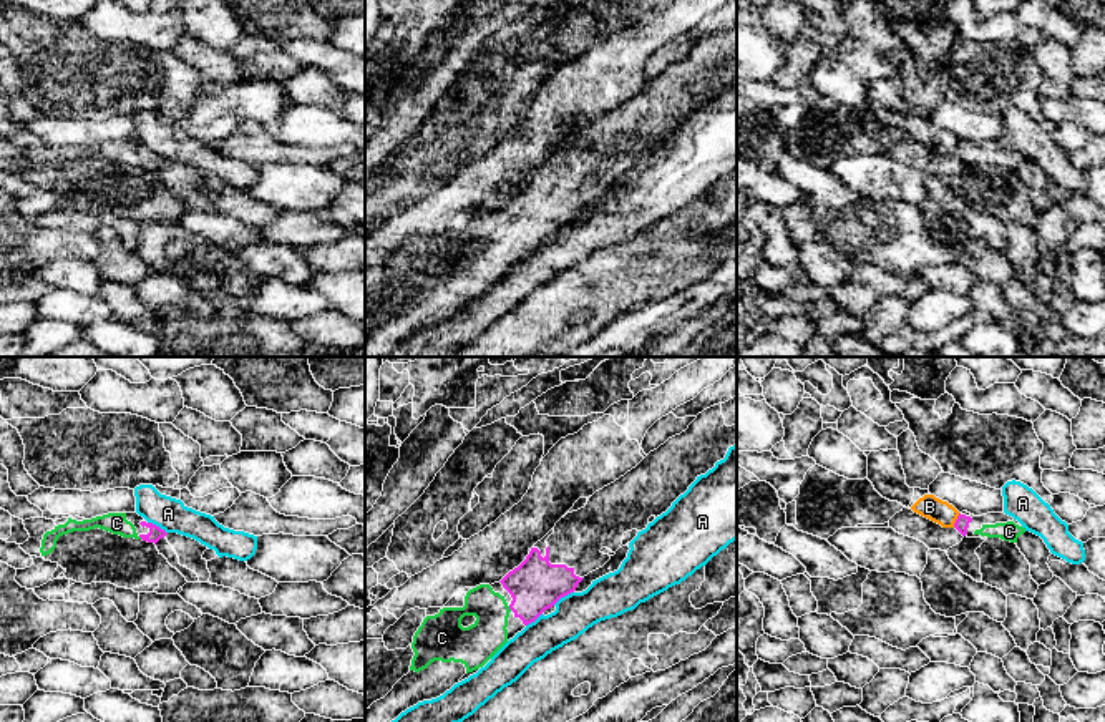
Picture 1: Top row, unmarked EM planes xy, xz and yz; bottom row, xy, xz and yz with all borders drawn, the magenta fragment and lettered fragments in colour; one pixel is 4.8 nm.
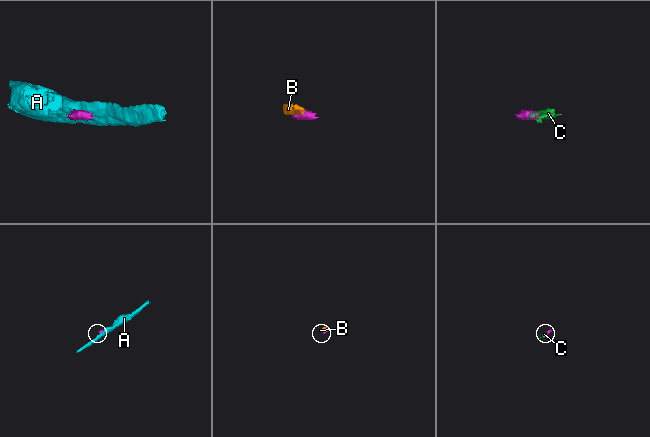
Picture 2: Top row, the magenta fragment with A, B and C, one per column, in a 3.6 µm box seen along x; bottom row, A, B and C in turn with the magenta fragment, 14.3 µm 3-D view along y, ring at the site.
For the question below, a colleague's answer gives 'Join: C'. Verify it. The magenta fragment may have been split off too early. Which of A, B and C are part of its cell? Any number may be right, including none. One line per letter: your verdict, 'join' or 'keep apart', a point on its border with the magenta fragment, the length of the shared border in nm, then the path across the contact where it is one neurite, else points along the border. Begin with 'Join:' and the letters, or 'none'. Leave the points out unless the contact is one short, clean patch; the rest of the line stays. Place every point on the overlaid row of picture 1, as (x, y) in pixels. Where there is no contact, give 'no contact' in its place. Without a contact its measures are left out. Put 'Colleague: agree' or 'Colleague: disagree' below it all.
Join: C
A: keep apart | xz (563, 596) | 120 nm | along xz (573, 591), (553, 604)
B: keep apart | yz (956, 520) | 80 nm | along yz (959, 513), (953, 526)
C: join | xz (510, 608) | 30 nm | across xz (536, 585), (510, 608), (475, 644)
Colleague: agree

